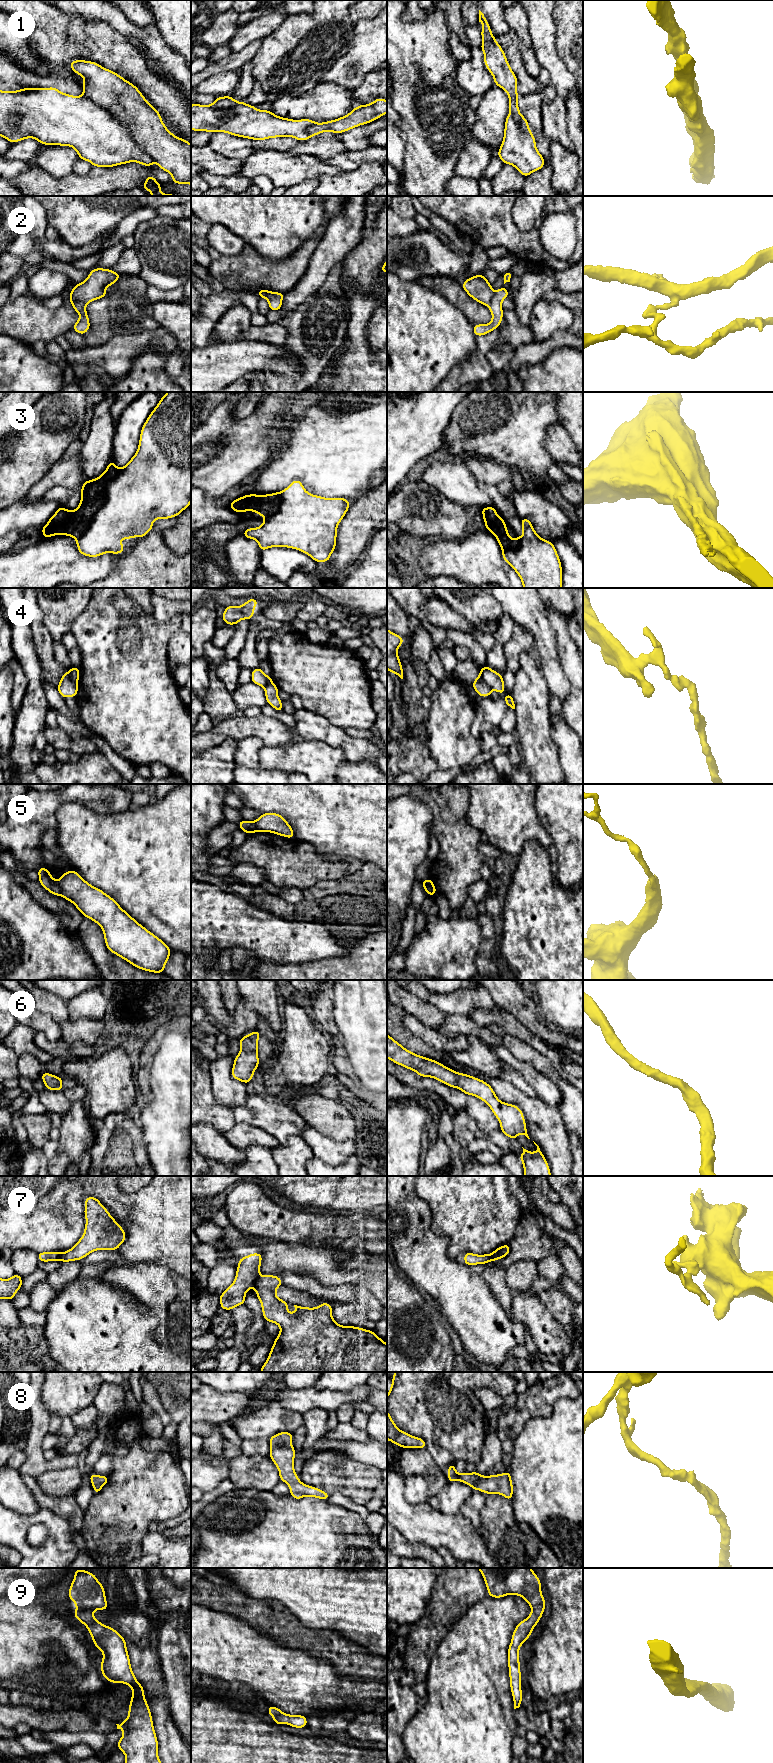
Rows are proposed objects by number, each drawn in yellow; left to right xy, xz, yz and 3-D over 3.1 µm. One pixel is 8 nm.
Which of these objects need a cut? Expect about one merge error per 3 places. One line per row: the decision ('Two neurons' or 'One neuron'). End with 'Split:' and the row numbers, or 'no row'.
1: Two neurons
2: Two neurons
3: Two neurons
4: Two neurons
5: Two neurons
6: One neuron
7: Two neurons
8: One neuron
9: One neuron
Split: 1, 2, 3, 4, 5, 7

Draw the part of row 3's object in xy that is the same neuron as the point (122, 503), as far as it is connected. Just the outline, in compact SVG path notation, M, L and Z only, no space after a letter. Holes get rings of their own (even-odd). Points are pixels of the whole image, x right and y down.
M167 392L164 394L157 406L148 416L143 424L140 433L138 449L130 461L122 468L115 465L111 460L106 470L98 477L87 480L81 487L81 501L79 506L70 514L62 516L62 530L58 535L72 536L76 540L77 549L80 554L87 557L99 557L106 553L121 554L125 545L120 541L122 539L131 539L135 537L143 538L147 533L151 532L153 522L157 519L170 519L177 517L182 511L190 506L191 502L191 392Z

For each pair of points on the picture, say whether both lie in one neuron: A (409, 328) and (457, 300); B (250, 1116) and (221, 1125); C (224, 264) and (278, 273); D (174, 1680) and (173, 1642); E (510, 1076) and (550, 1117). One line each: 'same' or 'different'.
A: different
B: different
C: same
D: same
E: different

